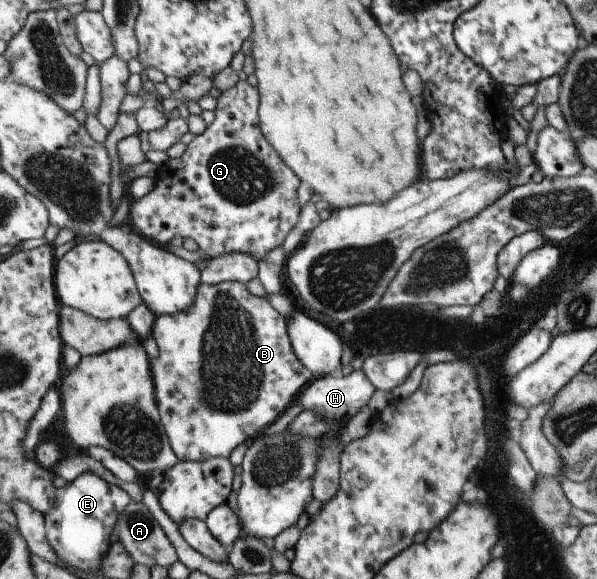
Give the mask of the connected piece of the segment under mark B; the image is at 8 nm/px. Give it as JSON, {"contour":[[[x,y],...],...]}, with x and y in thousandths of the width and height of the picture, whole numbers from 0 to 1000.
{"contour":[[[380,484],[365,491],[335,491],[335,499],[328,513],[328,523],[313,539],[293,544],[271,544],[261,551],[256,582],[266,603],[263,620],[253,622],[255,646],[261,658],[261,691],[268,701],[271,725],[276,744],[281,748],[283,762],[295,779],[303,798],[342,798],[357,791],[382,791],[387,782],[407,769],[425,762],[451,734],[464,727],[481,705],[497,694],[499,686],[508,679],[511,668],[531,655],[531,648],[523,642],[504,623],[496,604],[491,603],[489,584],[482,570],[482,556],[476,544],[457,527],[451,513],[437,513],[425,508],[412,489]]]}

